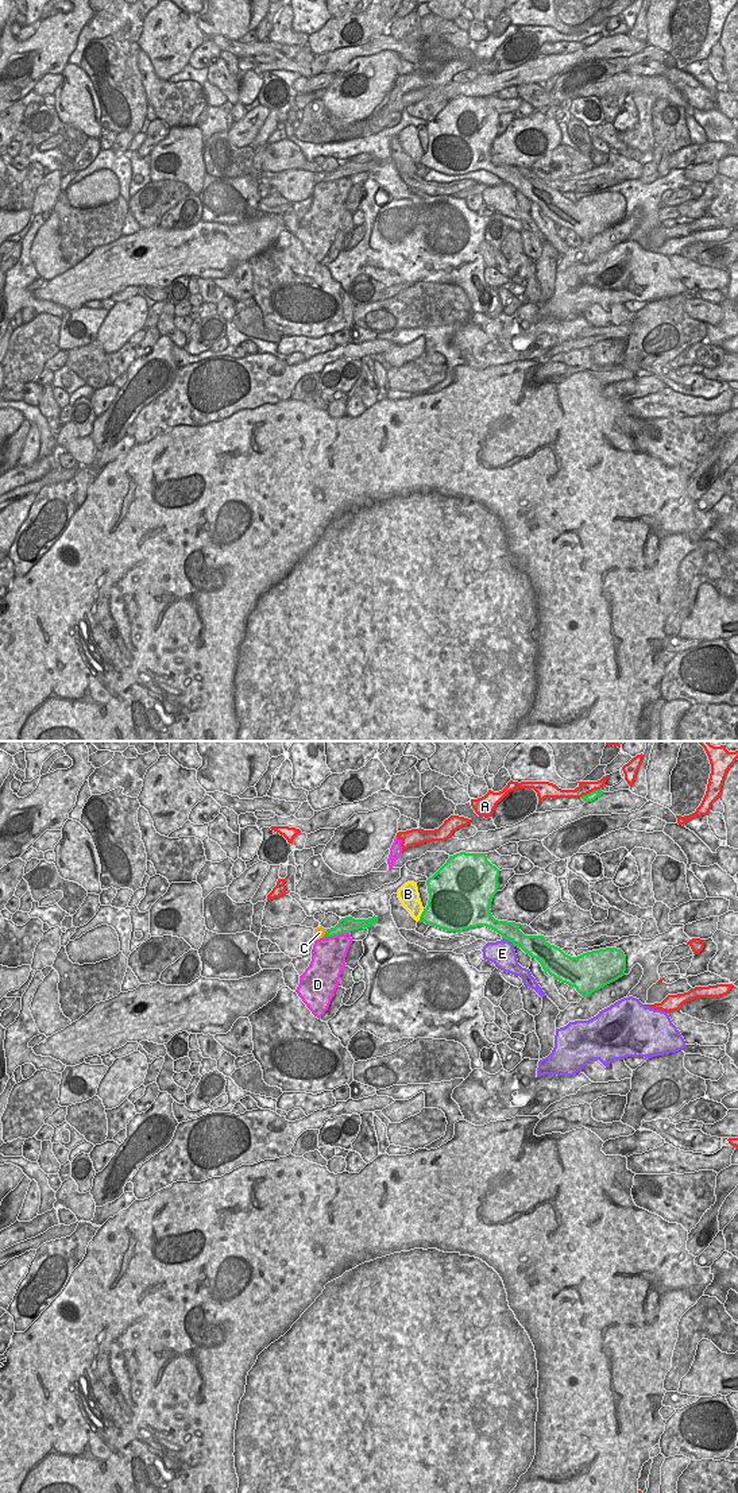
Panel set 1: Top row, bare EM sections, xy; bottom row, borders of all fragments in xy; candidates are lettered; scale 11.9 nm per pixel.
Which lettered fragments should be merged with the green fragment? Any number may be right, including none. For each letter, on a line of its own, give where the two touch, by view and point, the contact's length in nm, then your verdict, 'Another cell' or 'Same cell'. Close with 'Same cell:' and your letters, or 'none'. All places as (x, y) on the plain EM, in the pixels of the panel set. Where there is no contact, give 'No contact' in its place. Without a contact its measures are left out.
A: Touches green at xy (590, 37). Shared border 260 nm. Another cell
B: Touches green at xy (421, 159). Shared border 170 nm. Another cell
C: Touches green at xy (325, 177). Shared border 110 nm. Another cell
D: Touches green at xy (336, 178). Shared border 320 nm. Another cell
E: Touches green at xy (509, 184). Shared border 200 nm. Another cell
Same cell: none

